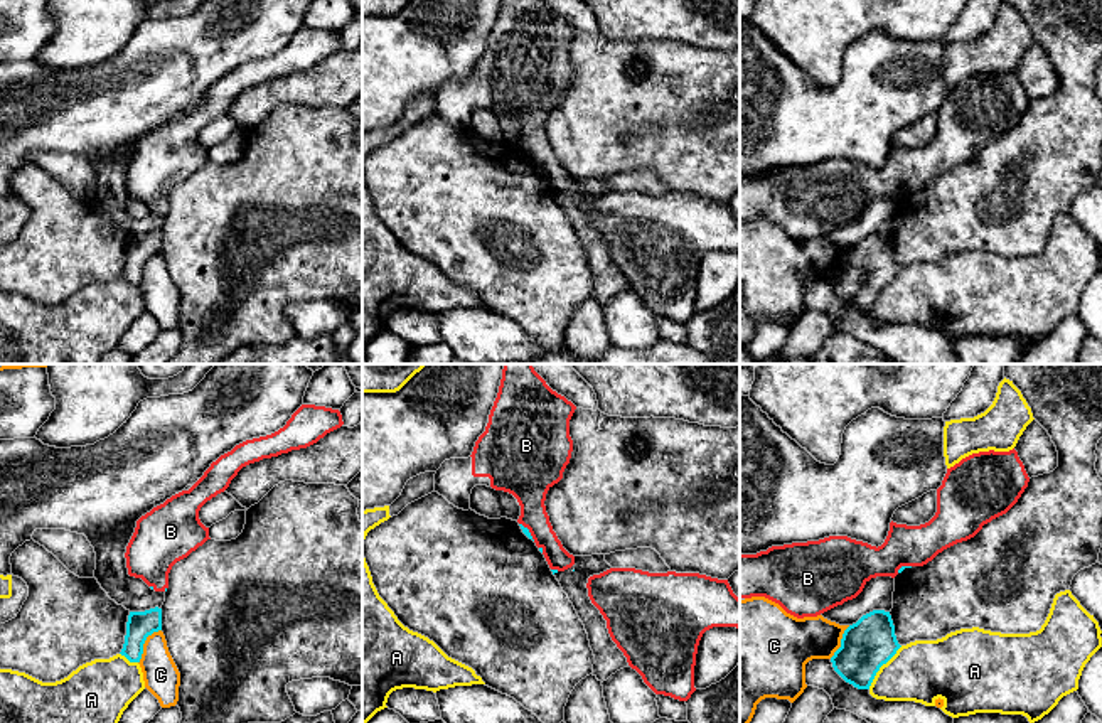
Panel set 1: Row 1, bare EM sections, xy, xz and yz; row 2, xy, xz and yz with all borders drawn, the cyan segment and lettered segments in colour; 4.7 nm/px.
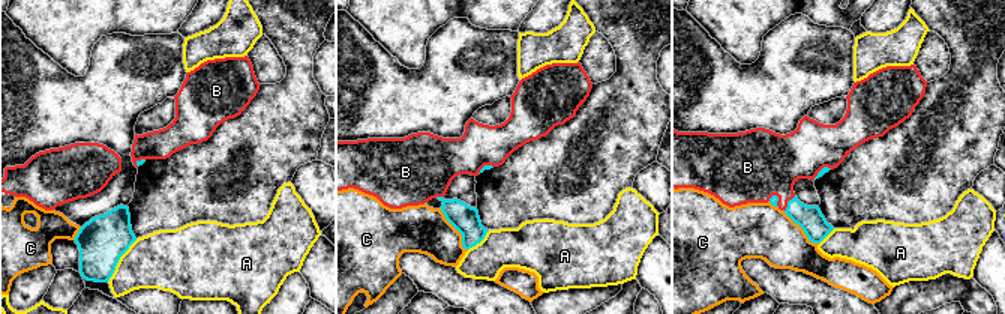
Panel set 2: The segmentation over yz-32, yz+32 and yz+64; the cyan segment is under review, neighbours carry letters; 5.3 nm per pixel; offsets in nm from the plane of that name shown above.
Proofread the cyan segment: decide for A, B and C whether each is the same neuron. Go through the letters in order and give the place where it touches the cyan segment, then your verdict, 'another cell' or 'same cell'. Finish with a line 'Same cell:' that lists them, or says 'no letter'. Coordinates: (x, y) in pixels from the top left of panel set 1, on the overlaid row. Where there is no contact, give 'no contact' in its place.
A: meets cyan in yz at (880, 666); another cell
B: meets cyan in xz at (528, 531); same cell
C: meets cyan in xy at (144, 642); another cell
Same cell: B

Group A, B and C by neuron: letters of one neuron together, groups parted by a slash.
A / B / C

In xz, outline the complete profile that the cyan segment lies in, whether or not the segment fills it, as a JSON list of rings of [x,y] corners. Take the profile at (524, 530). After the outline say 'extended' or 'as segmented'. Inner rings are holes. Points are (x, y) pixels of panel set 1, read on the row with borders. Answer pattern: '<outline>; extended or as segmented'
[[[504,364],[489,423],[475,442],[472,455],[445,460],[435,474],[435,492],[463,511],[470,509],[470,494],[475,485],[512,494],[521,506],[517,522],[544,554],[553,575],[575,565],[575,556],[563,548],[553,531],[544,506],[548,490],[563,479],[571,458],[570,420],[575,410],[571,401],[546,384],[532,364]]]; extended

